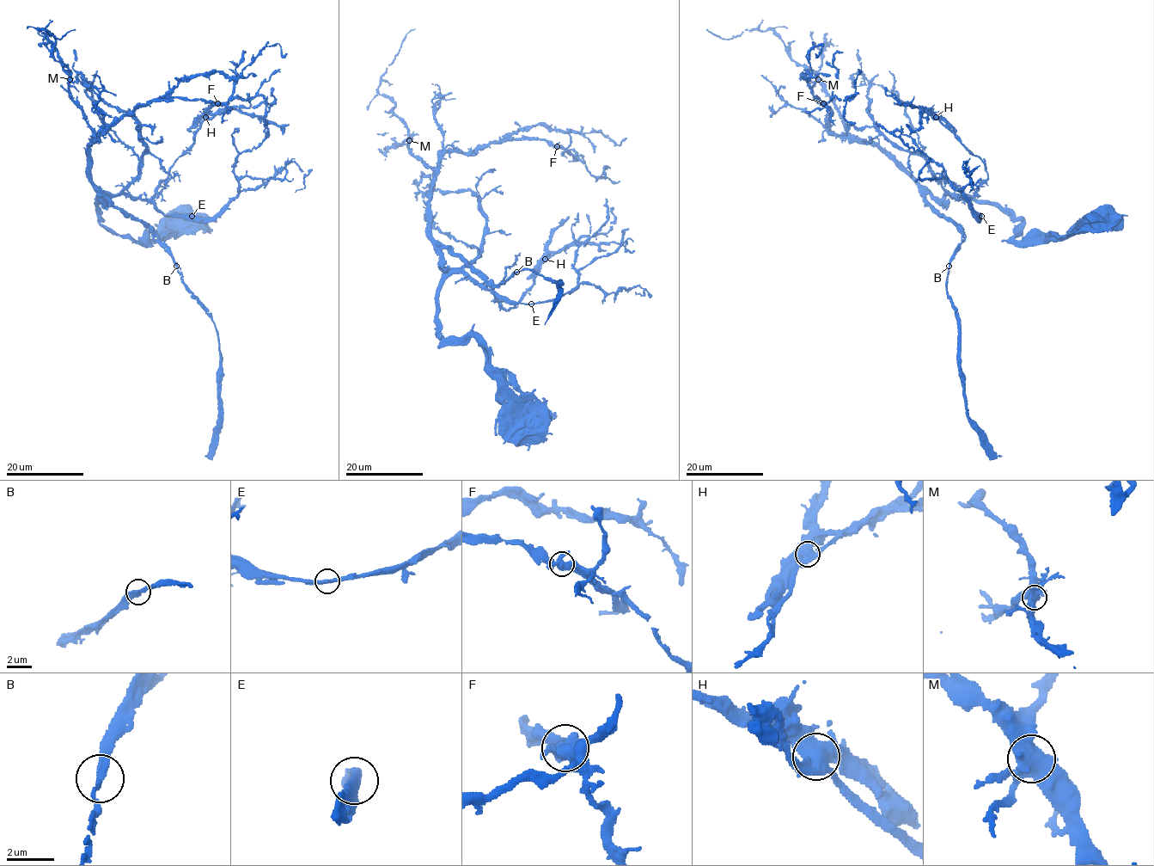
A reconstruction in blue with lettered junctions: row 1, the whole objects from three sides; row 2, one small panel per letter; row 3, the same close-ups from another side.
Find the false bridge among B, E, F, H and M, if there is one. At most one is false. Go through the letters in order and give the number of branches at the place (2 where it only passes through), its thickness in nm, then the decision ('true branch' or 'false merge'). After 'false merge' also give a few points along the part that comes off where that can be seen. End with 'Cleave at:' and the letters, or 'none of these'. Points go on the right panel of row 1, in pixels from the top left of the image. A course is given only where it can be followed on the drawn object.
B: branches 3; calibre 260 nm; true branch
E: branches 3; calibre 340 nm; true branch
F: branches 4; calibre 440 nm; true branch
H: branches 4; calibre 600 nm; false merge; course (936, 117), (923, 108), (920, 111), (920, 126), (912, 131), (906, 124)
M: branches 4; calibre 600 nm; true branch
Cleave at: H

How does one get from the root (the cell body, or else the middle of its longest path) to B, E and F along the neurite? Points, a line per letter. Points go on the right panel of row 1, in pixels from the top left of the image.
B: (1099, 220), (1060, 240), (1016, 241), (1021, 221), (997, 207), (928, 193), (926, 201), (960, 226), (949, 266)
E: (1099, 220), (1060, 240), (1016, 241), (1019, 219), (987, 203), (950, 194), (981, 216)
F: (1099, 220), (1016, 241), (1014, 217), (934, 198), (880, 148), (833, 135), (823, 103)

